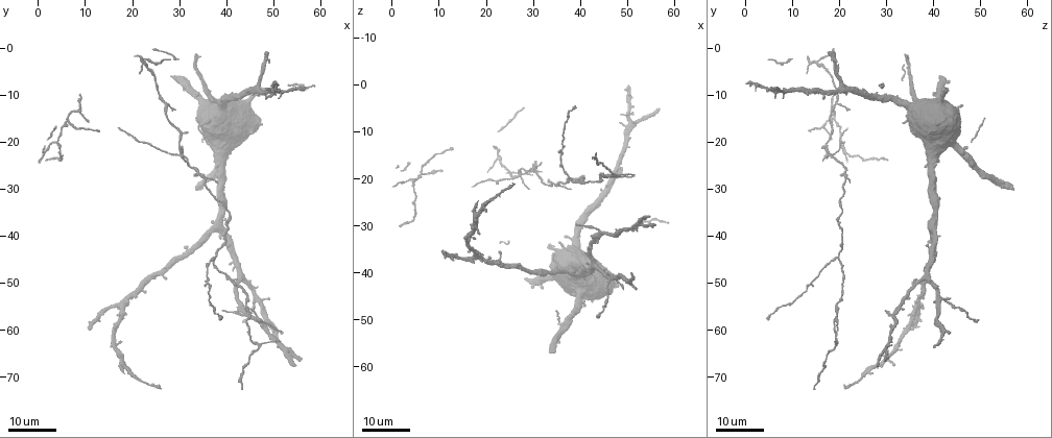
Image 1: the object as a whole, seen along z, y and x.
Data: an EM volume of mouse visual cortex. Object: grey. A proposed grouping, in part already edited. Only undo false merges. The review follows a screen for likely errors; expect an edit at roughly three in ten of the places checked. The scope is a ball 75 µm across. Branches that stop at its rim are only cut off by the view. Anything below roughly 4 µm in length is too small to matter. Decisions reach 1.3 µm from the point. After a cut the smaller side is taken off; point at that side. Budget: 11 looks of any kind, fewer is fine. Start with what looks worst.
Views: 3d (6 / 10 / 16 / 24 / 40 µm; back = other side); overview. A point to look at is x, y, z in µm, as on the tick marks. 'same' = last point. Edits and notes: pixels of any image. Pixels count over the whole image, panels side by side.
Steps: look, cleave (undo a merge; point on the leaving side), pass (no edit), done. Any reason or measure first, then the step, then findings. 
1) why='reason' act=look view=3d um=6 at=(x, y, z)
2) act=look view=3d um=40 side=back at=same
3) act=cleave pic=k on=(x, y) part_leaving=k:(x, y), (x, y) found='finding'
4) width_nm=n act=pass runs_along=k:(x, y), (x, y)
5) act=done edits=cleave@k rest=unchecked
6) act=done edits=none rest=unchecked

why='four arms meet' act=look view=3d um=24 at=(29.5, 22.5, 18.0)

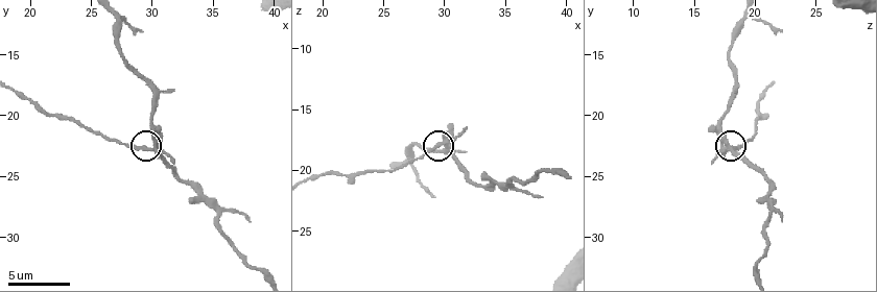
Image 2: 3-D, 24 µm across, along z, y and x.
why='closer look' act=look view=3d um=6 at=(30.0, 22.8, 17.8)

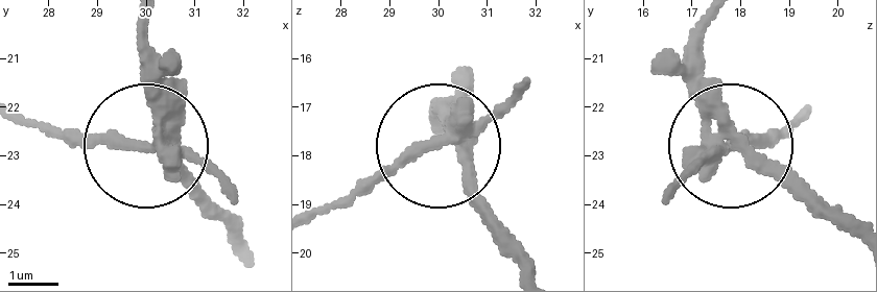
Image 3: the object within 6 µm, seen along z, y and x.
side_arm_um=39 act=cleave pic=3 on=(221, 179) part_leaving=3:(164, 151), (105, 151), (19, 118) found='a second neuron is stuck on'

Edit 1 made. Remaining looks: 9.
act=look view=overview

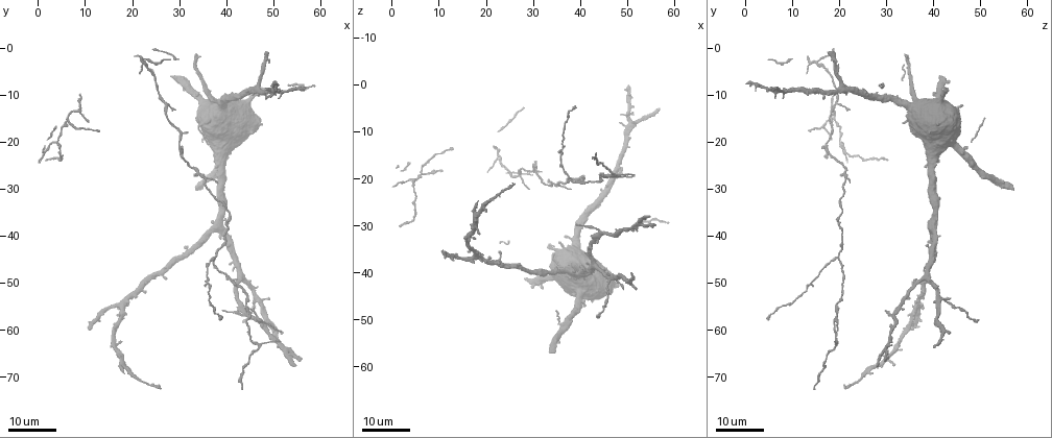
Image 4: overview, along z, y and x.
why='three-way junction' act=look view=3d um=24 at=(37.5, 44.5, 19.5)

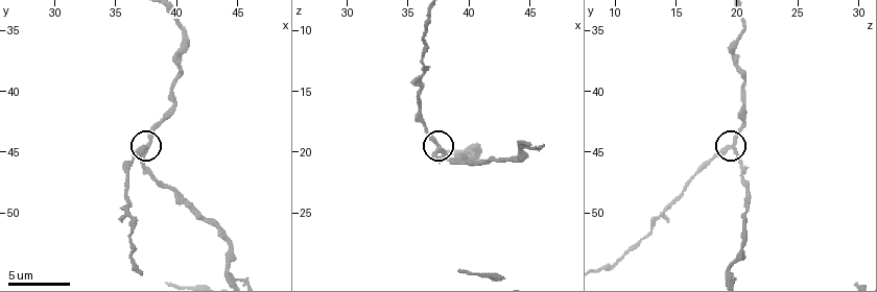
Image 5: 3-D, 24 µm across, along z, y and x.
act=look view=3d um=10 at=(37.8, 44.6, 19.6)

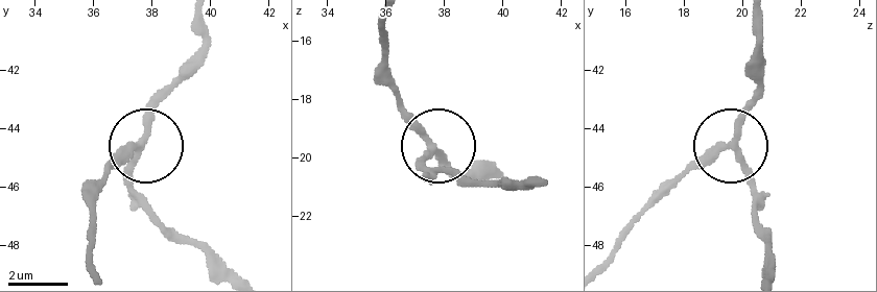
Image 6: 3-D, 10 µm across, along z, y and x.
arms=3 act=pass found='all the same neuron'

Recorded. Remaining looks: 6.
why='three-way junction' act=look view=3d um=24 at=(47.0, 63.5, 19.5)

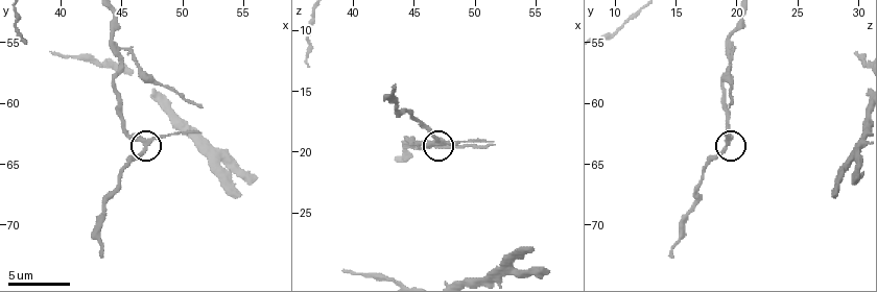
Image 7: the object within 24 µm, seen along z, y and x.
act=look view=3d um=10 at=(46.8, 63.2, 19.2)

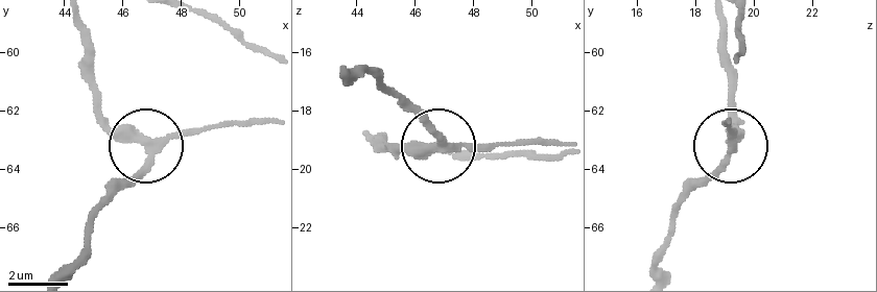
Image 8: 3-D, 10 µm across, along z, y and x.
arms=3 act=pass found='continuous, no second neuron'

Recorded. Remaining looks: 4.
act=look view=3d um=24 at=(43.5, 57.0, 30.5)

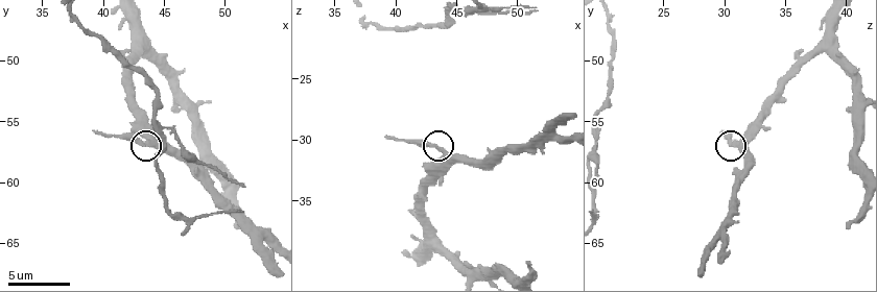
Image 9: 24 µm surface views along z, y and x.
act=look view=3d um=6 at=(43.8, 56.6, 30.8)

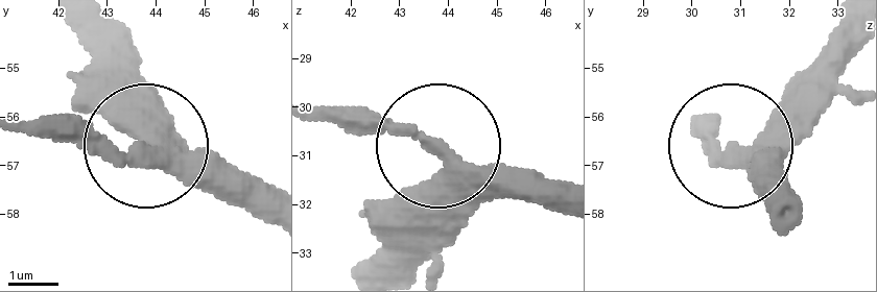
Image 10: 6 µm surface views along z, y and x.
side_arm_um=16 act=pass runs_along=10:(74, 26), (148, 150), (253, 209) found='one neuron here'

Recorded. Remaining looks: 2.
act=look view=3d um=10 at=(43.0, 49.2, 37.8)

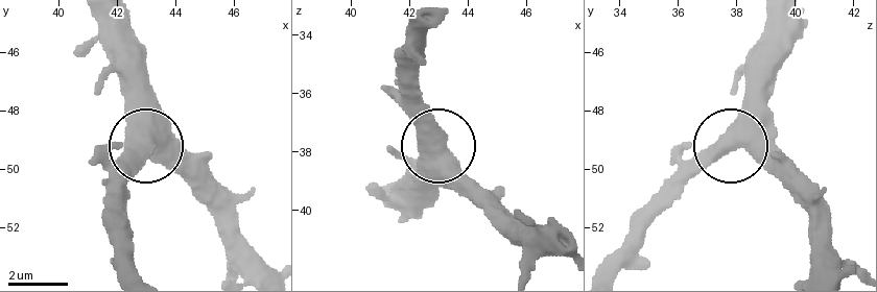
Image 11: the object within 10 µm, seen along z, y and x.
width_nm=810 act=pass runs_along=11:(96, 21), (134, 132), (196, 183) found='continuous, no second neuron'

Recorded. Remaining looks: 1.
act=done edits=cleave@3 rest=unchecked

